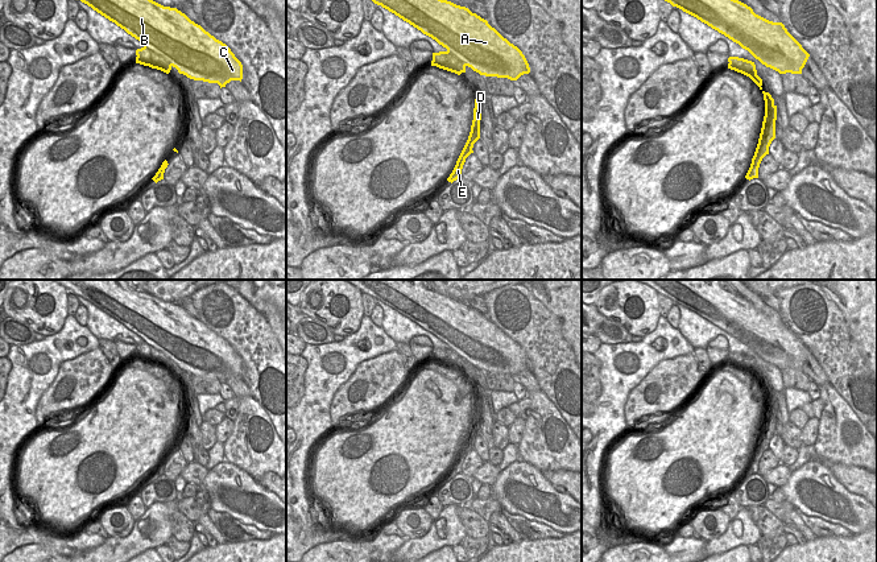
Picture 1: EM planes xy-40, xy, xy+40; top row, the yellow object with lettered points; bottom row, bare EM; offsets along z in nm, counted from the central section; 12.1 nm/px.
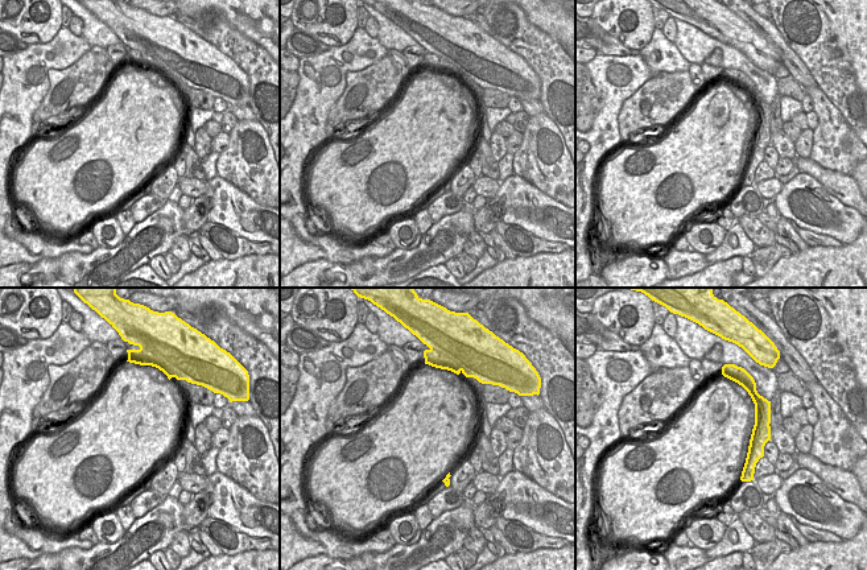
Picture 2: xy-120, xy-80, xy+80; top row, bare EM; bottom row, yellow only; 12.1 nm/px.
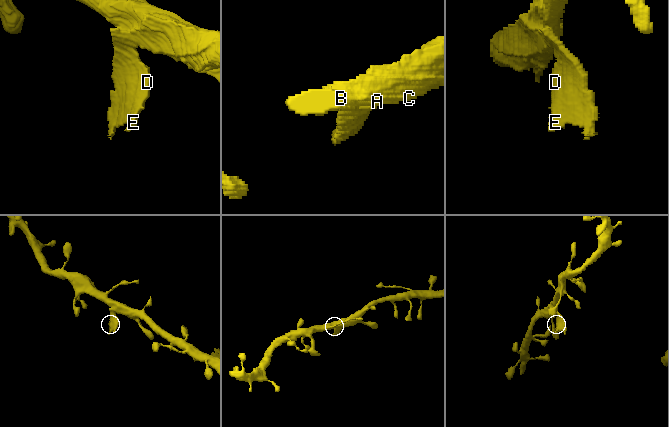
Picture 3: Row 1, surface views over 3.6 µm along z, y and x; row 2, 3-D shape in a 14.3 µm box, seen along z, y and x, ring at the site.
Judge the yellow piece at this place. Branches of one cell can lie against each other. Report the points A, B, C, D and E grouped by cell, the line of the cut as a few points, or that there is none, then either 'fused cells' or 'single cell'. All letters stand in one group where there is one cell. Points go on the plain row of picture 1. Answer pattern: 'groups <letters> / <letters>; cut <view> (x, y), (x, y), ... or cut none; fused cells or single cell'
groups A B C / D E; cut xy (431, 360), (467, 360); fused cells

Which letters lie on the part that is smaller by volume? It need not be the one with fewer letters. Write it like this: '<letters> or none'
D, E

